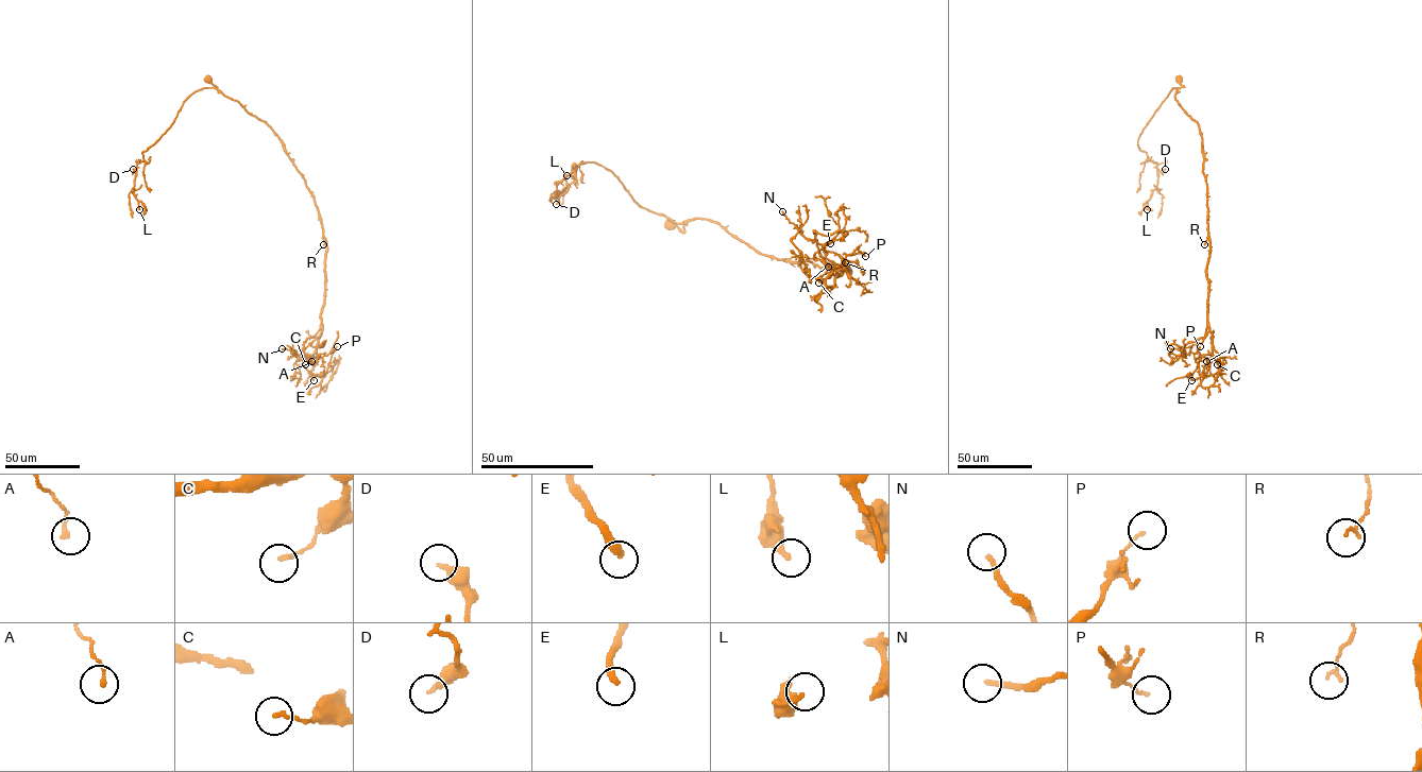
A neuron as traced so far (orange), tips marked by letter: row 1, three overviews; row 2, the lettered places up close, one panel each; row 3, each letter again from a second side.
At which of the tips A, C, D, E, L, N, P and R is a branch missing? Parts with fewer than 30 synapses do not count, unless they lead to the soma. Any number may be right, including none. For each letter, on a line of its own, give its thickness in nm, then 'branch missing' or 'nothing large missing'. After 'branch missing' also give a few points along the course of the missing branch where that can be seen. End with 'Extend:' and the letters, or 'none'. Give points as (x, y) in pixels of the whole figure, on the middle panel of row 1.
A: 170 nm thick; nothing large missing
C: 160 nm thick; nothing large missing
D: 320 nm thick; nothing large missing
E: 280 nm thick; branch missing; missing branch runs (830, 243), (829, 229), (813, 228)
L: 220 nm thick; nothing large missing
N: 190 nm thick; nothing large missing
P: 100 nm thick; nothing large missing
R: 100 nm thick; nothing large missing
Extend: E

